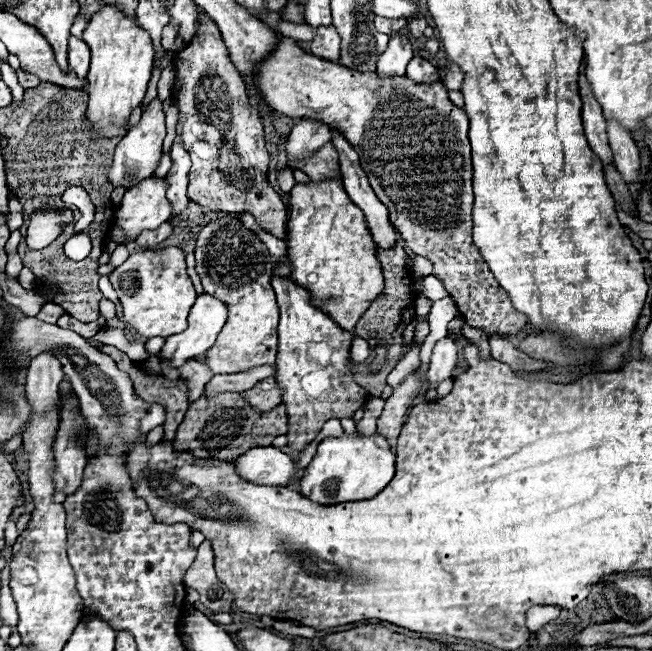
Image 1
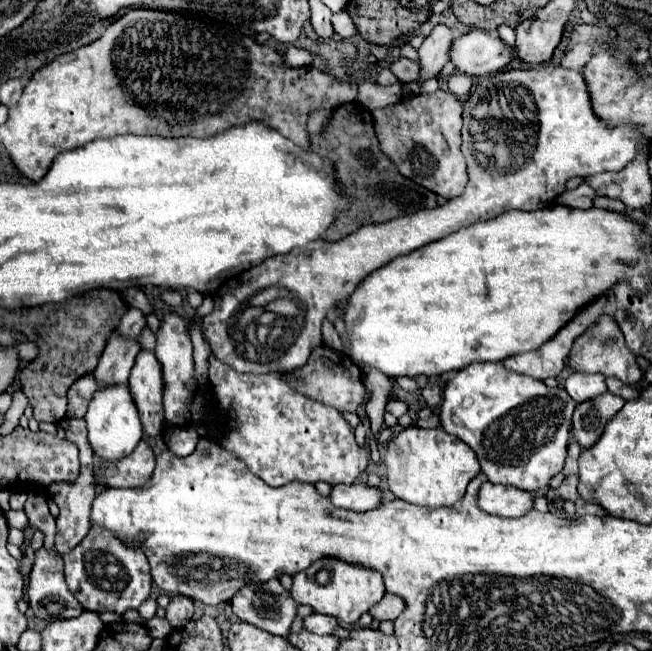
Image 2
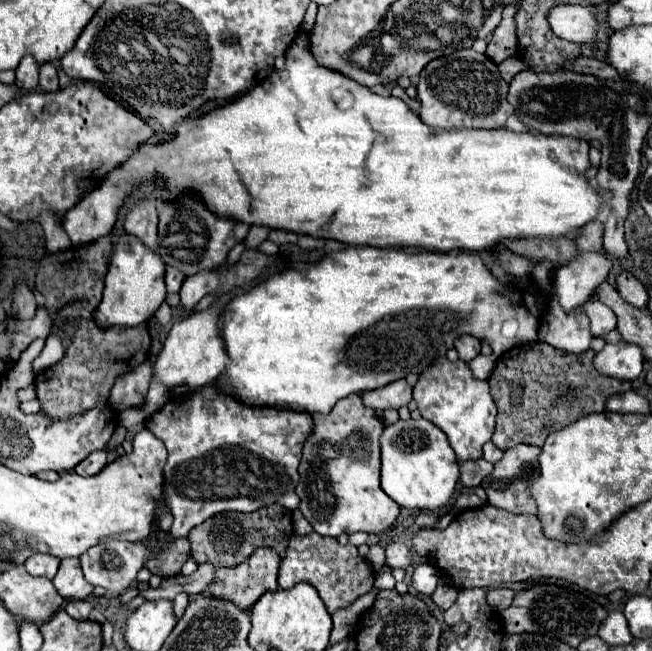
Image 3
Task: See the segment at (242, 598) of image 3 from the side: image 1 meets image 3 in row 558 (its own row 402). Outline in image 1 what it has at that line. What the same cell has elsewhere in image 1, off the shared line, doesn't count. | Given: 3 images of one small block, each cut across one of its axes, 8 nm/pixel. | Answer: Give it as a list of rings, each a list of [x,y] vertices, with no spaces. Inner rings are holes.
[[[274,376],[264,378],[262,382],[258,382],[254,388],[242,392],[242,398],[256,410],[256,412],[270,412],[272,408],[276,408],[280,404],[280,394],[282,390],[278,388],[278,382]]]

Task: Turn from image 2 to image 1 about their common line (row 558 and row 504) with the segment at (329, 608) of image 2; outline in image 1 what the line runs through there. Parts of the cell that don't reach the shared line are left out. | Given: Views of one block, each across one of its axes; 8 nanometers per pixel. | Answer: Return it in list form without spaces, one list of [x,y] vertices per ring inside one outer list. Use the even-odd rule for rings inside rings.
[[[378,434],[366,436],[340,436],[324,438],[318,446],[316,456],[308,464],[302,476],[302,496],[322,506],[336,506],[336,502],[358,502],[378,496],[394,478],[394,460],[386,438]]]

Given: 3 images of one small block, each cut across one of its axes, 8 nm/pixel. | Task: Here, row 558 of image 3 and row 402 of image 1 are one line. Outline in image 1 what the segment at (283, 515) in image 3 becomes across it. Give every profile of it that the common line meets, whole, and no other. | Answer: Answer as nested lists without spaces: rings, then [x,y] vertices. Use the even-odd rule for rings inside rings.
[[[226,392],[216,394],[214,398],[198,398],[188,406],[186,418],[180,424],[176,438],[174,438],[174,450],[176,452],[188,452],[194,458],[218,458],[218,460],[236,460],[240,454],[258,448],[258,446],[270,446],[276,436],[282,436],[288,432],[288,416],[284,406],[276,406],[274,410],[266,414],[256,414],[238,392]]]

